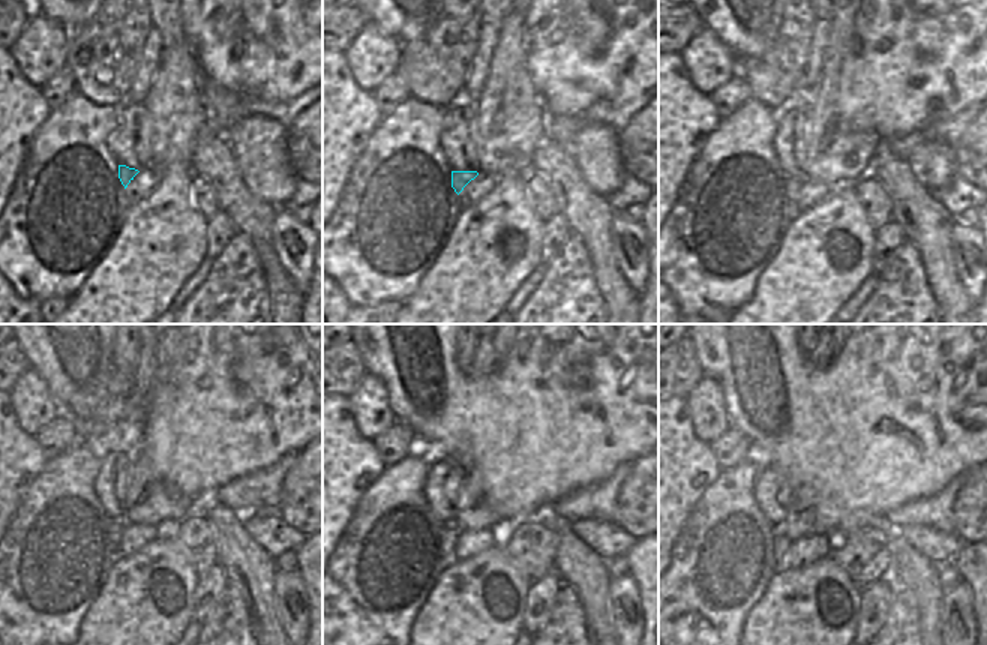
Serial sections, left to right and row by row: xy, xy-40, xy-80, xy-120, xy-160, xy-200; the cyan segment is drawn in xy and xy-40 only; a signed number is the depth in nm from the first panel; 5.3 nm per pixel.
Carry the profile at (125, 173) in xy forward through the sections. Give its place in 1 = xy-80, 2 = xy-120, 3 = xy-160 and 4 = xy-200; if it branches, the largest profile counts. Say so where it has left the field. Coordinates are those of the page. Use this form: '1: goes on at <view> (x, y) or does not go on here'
1: goes on at xy-80 (794, 185)
2: goes on at xy-120 (119, 525)
3: goes on at xy-160 (452, 530)
4: goes on at xy-200 (780, 545)

